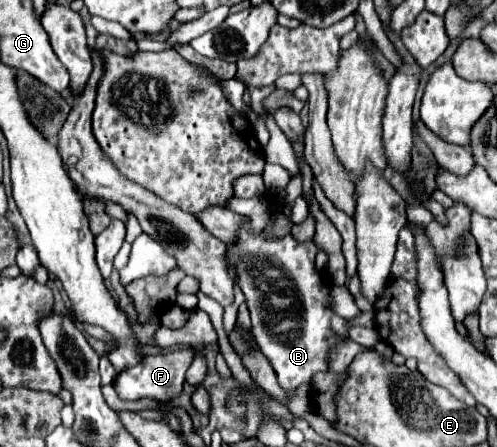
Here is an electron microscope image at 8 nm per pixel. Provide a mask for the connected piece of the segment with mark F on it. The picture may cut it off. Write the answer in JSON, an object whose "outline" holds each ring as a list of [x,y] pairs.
{"outline":[[[177,350],[163,356],[149,356],[139,366],[133,366],[119,374],[113,382],[119,398],[123,400],[139,400],[139,398],[155,398],[155,400],[171,400],[175,398],[185,382],[185,372],[193,362],[193,350]]]}

